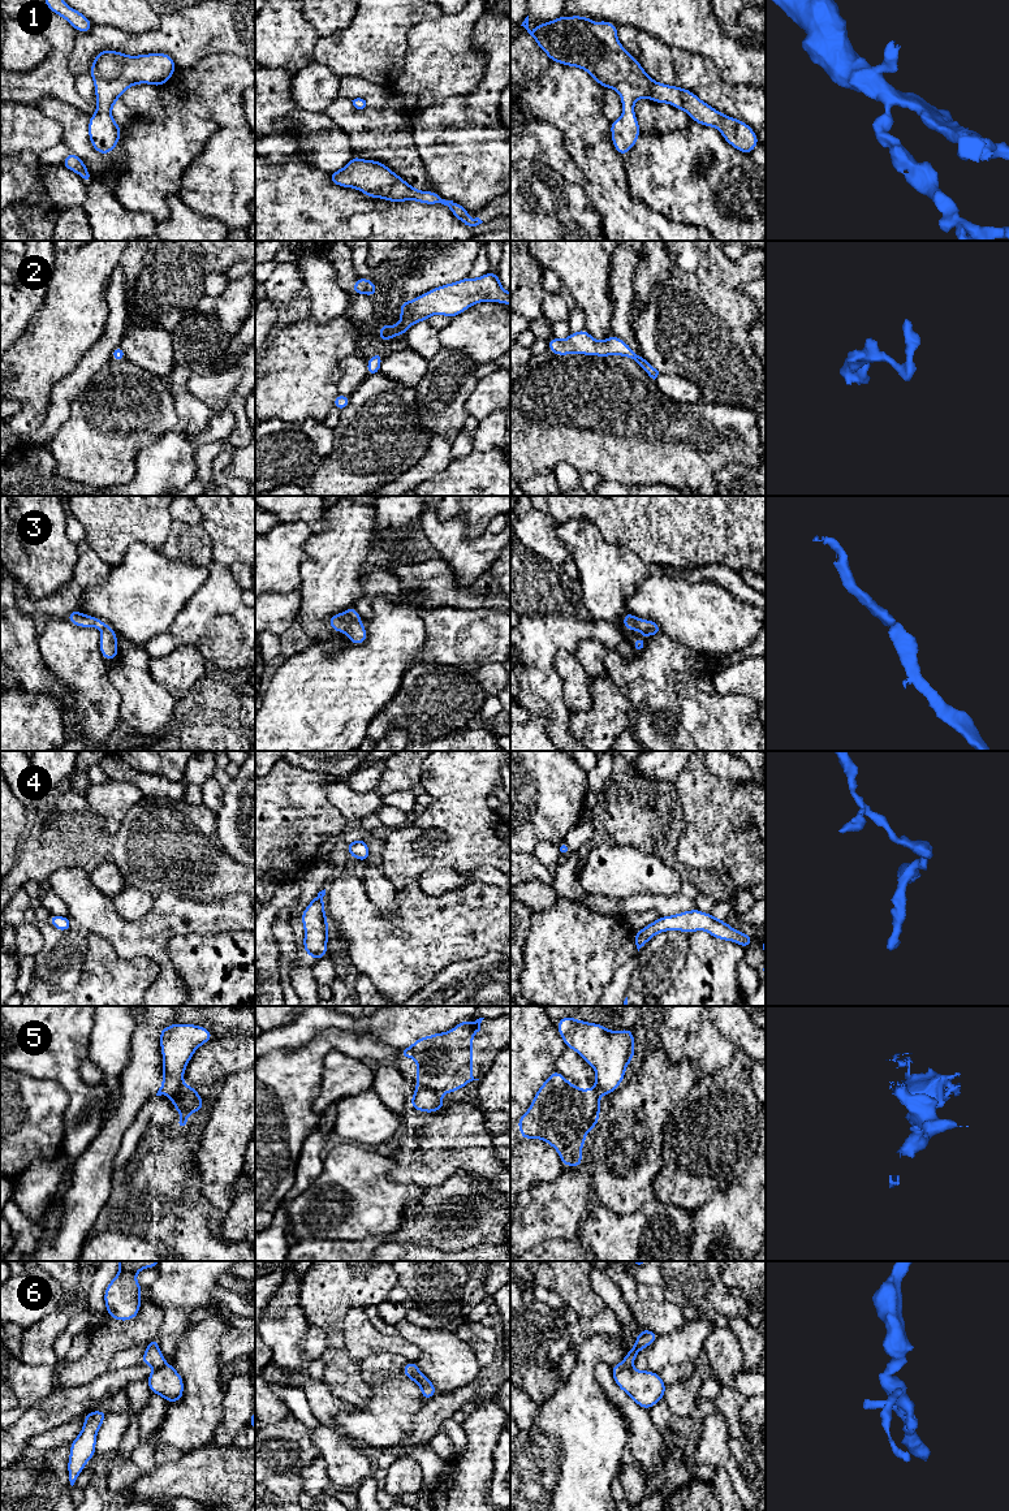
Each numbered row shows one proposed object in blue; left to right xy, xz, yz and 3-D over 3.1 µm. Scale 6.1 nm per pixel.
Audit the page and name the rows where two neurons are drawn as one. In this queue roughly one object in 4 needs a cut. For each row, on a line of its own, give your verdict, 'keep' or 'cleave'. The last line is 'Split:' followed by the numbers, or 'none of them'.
1: keep
2: keep
3: keep
4: keep
5: cleave
6: keep
Split: 5

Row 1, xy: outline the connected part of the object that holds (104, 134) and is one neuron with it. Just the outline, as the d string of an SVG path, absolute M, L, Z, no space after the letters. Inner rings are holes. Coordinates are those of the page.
M105 49L96 53L89 70L98 105L89 120L89 138L96 152L107 155L118 144L122 129L111 115L117 99L134 85L160 87L169 82L176 69L174 60L163 52L129 56Z

